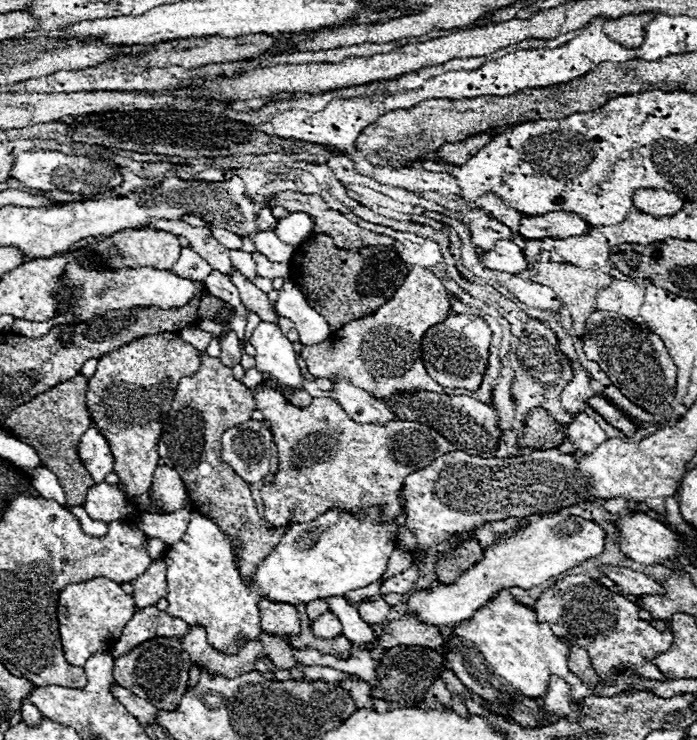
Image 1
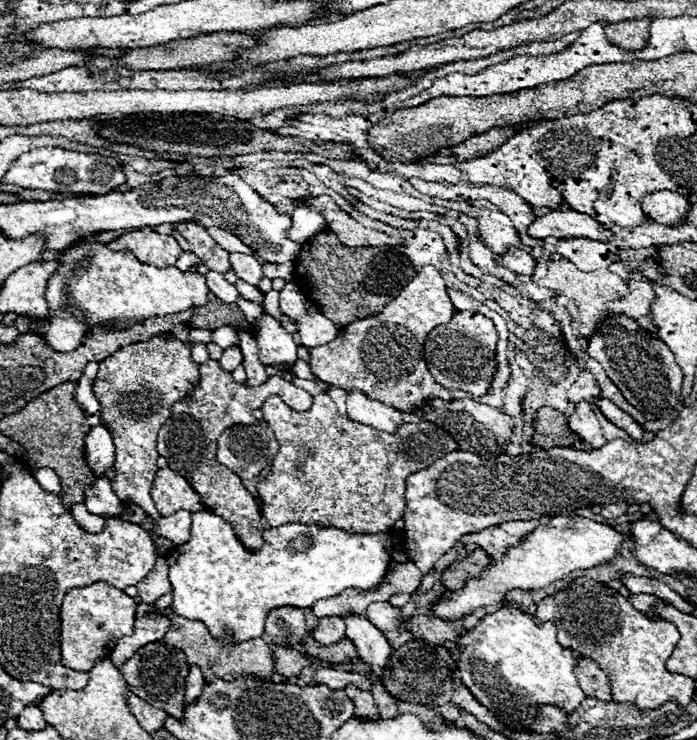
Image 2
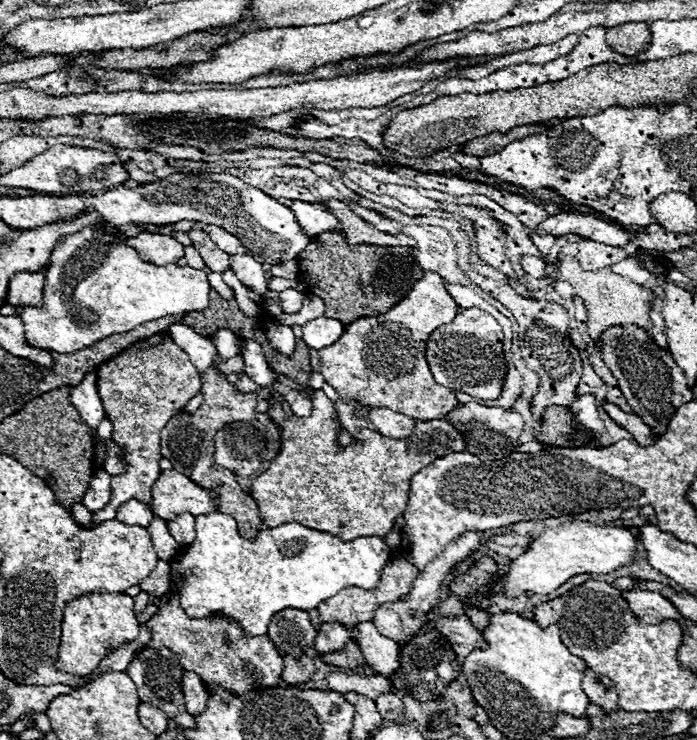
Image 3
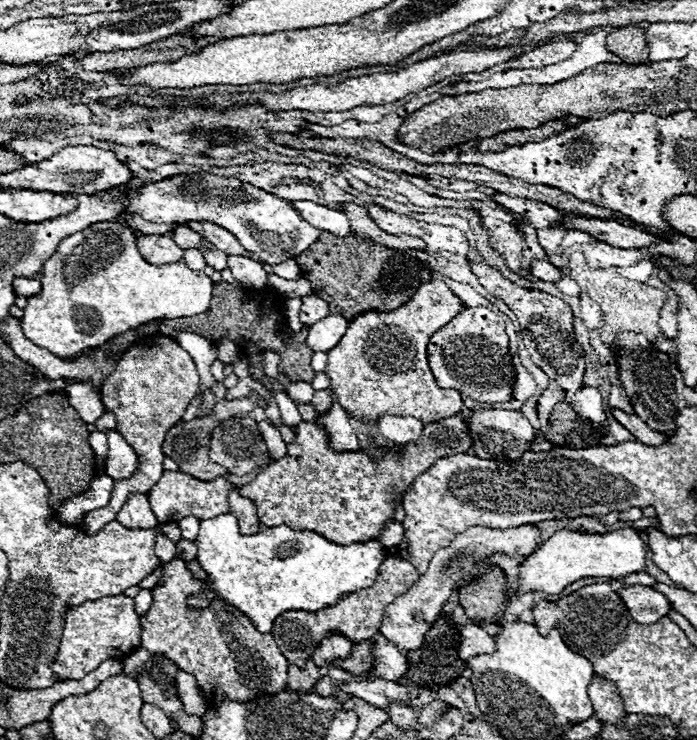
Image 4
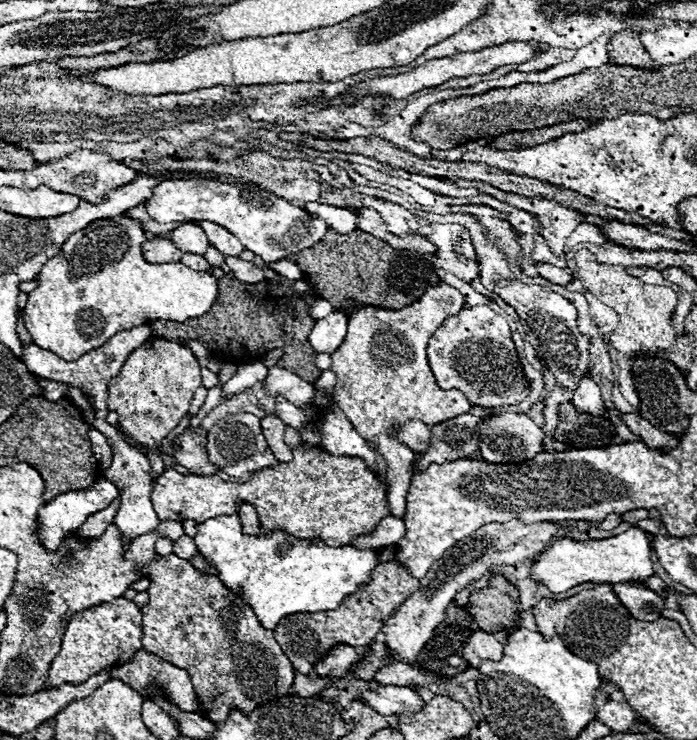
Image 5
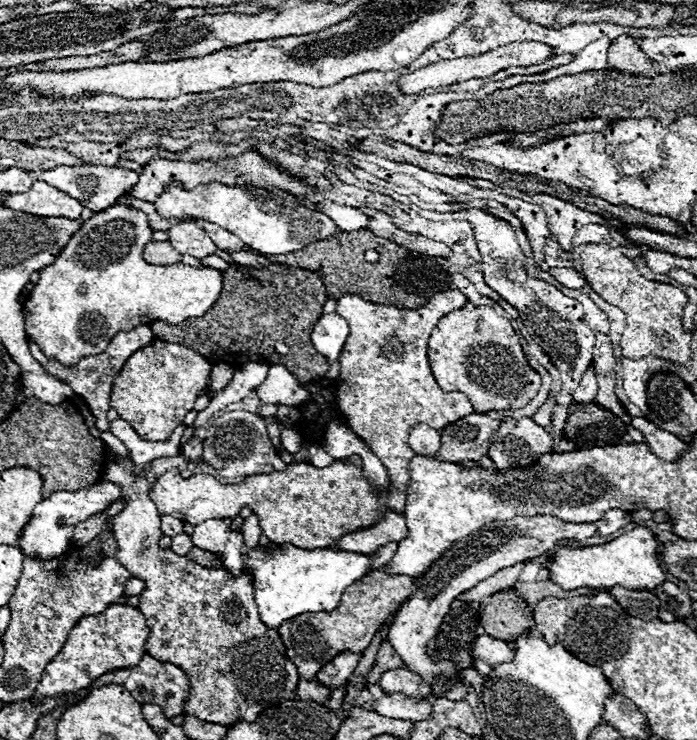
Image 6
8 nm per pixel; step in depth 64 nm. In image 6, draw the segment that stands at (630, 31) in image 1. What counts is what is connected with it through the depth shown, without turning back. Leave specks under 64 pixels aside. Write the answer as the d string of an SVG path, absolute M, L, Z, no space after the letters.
M622 34L618 36L610 48L608 48L608 66L614 70L622 70L628 74L642 74L642 76L656 76L662 74L660 66L650 60L638 46L638 42L628 36Z

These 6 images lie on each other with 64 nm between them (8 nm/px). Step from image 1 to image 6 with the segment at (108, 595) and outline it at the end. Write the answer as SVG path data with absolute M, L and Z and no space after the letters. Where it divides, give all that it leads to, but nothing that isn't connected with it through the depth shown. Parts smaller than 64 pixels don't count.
M116 602L96 616L84 616L84 620L80 618L76 626L72 626L60 654L48 664L40 680L40 692L36 692L34 700L74 692L78 688L90 686L96 678L100 678L106 672L136 666L142 654L146 654L144 648L146 638L148 638L146 618L138 608L132 608L128 604Z

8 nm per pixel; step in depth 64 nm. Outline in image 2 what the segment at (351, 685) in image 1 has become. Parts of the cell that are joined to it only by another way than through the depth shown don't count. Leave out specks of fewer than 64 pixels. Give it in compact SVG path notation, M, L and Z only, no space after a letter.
M348 686L346 692L348 692L348 698L356 706L356 712L354 712L356 716L362 716L362 718L378 718L378 708L376 708L376 702L374 702L370 690L360 690L356 686Z

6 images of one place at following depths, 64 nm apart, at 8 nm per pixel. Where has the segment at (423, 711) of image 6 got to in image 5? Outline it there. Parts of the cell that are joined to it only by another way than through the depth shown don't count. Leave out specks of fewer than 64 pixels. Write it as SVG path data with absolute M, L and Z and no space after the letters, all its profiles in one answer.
M372 682L372 688L362 694L362 700L376 708L380 714L396 714L396 712L418 712L424 702L422 698L410 690L410 688L400 688L400 686L388 686L380 682Z

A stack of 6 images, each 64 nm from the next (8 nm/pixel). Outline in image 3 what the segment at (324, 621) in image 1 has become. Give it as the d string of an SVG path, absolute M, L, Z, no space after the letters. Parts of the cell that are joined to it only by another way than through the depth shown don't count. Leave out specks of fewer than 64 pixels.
M326 622L318 630L318 636L314 640L314 648L316 648L316 652L332 652L336 648L344 648L344 644L350 640L352 640L352 636L344 624Z

